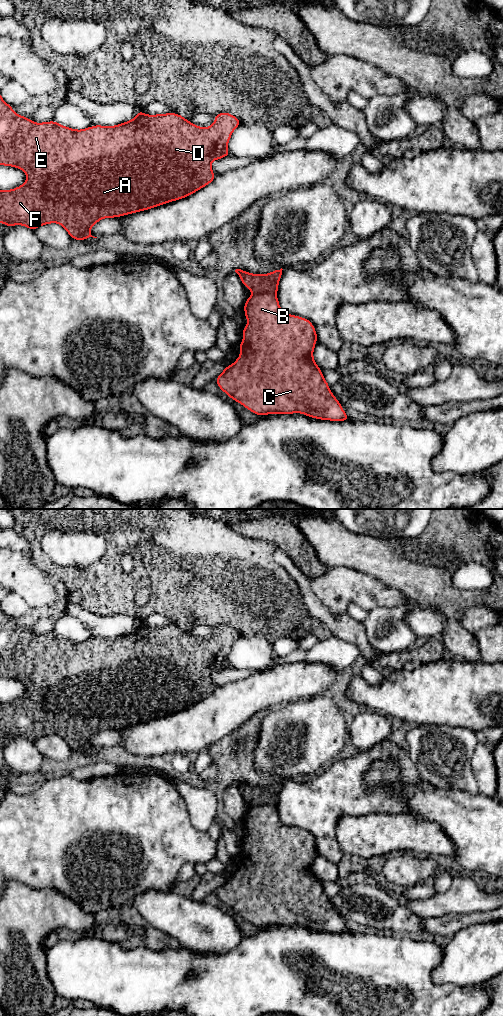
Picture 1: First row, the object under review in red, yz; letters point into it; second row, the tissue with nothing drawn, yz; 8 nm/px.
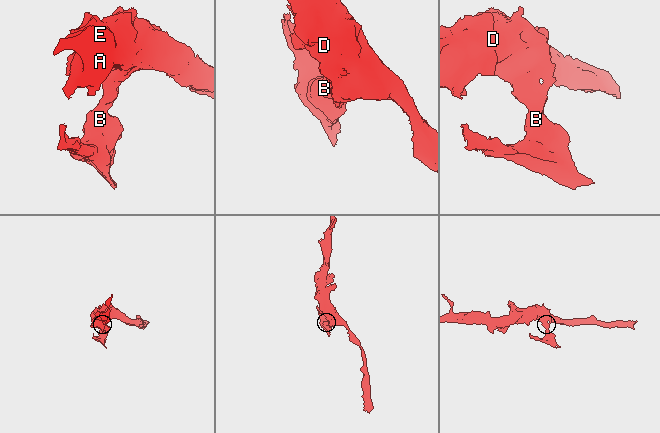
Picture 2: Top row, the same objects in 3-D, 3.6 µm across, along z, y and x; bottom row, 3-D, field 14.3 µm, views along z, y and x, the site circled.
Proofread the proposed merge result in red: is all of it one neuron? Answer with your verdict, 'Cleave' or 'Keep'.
Cleave

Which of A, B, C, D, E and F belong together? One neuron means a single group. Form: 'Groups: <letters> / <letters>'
Groups: A D E F / B C

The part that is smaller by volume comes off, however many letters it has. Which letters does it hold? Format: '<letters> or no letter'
B, C

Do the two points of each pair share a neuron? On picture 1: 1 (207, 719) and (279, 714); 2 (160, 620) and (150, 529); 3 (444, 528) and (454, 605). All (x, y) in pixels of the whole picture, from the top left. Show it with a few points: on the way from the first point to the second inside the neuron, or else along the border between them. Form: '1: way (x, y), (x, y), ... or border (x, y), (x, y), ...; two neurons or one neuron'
1: border (280, 705), (265, 710); two neurons
2: border (166, 616), (174, 620), (178, 625); two neurons
3: way (442, 547), (442, 586); one neuron

